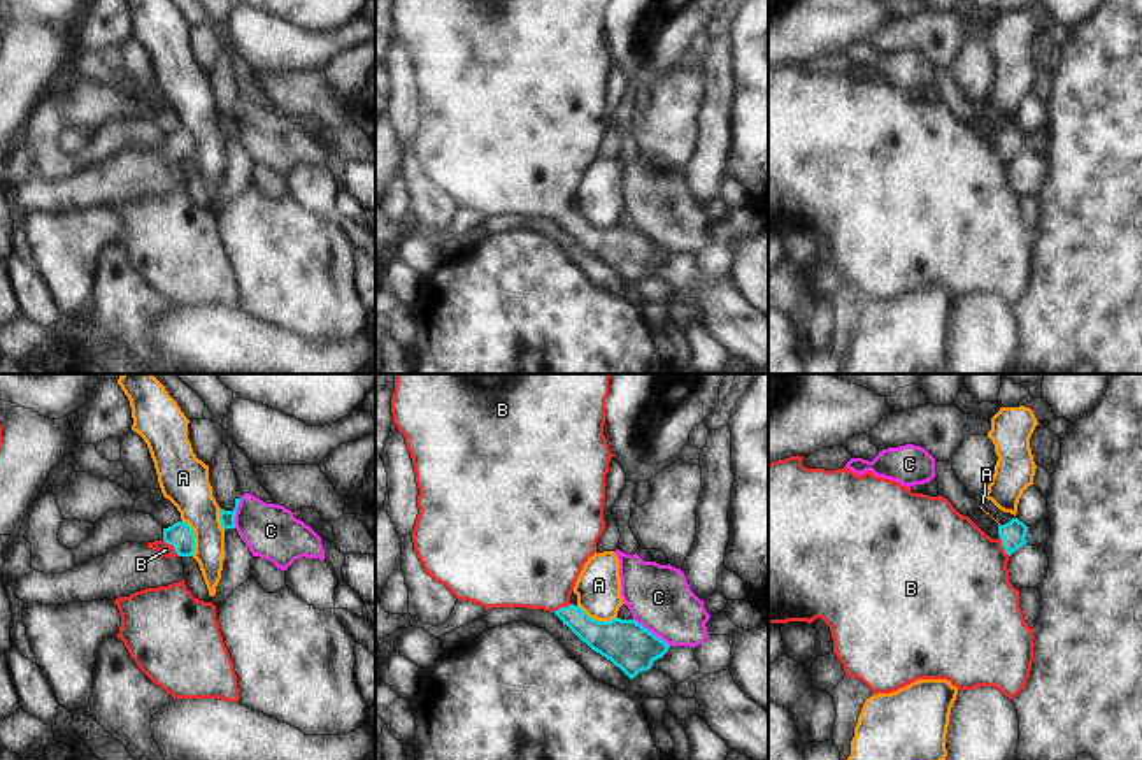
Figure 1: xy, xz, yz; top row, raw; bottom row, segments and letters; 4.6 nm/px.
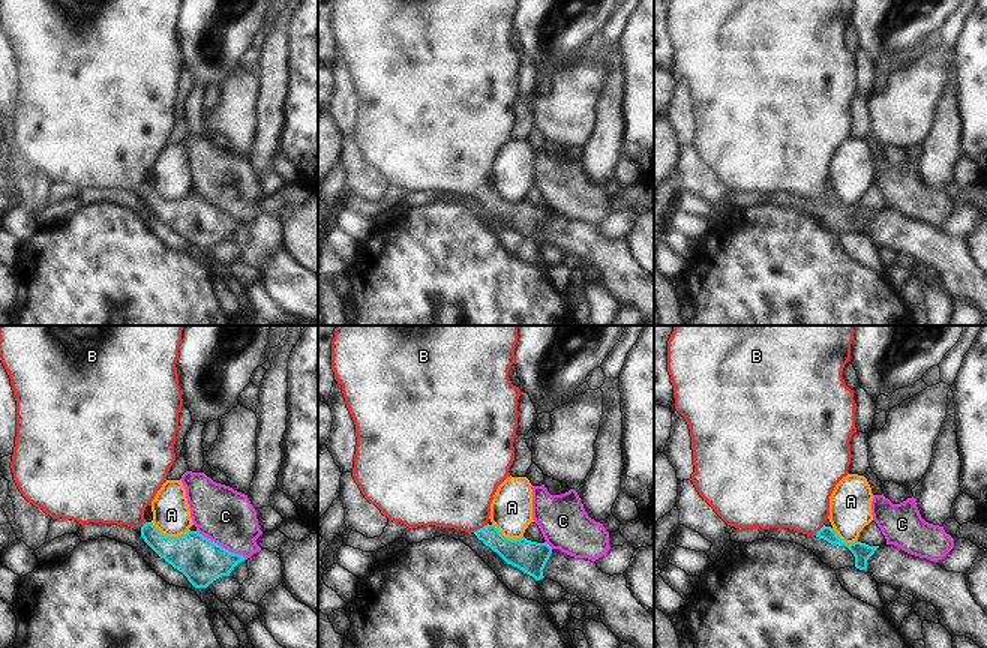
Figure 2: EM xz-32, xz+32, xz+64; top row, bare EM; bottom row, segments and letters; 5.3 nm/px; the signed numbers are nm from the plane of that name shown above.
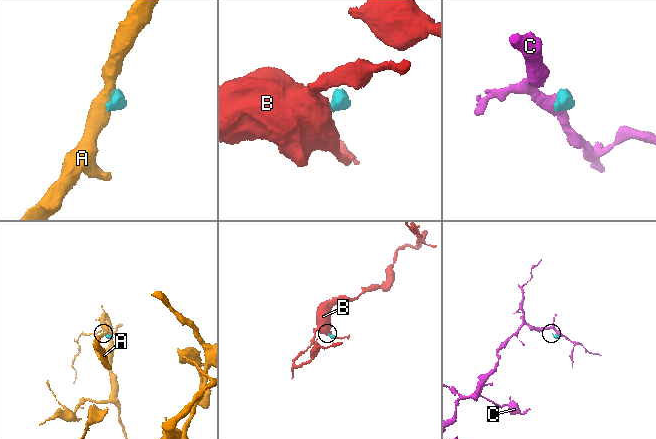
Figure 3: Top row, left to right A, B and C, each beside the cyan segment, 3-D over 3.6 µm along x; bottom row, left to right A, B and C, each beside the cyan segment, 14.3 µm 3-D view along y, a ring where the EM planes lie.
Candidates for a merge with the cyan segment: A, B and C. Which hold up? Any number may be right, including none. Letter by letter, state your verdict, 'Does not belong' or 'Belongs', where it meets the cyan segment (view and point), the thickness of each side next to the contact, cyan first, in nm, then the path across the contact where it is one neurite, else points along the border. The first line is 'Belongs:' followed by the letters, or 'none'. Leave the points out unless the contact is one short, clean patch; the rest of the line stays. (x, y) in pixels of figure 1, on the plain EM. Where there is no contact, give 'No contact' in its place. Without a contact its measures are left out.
Belongs: B
A: Does not belong. Touches cyan at xz (595, 227). Thickness 220 nm (cyan) against 200 nm. Boundary: xz (576, 213), (597, 227), (616, 225)
B: Belongs. Touches cyan at xy (174, 155). Thickness 120 nm (cyan) against 70 nm. Path across: xy (179, 143), (174, 155), (165, 157)
C: Does not belong. Touches cyan at xz (651, 239). Thickness 220 nm (cyan) against 300 nm. Boundary: xz (634, 225), (670, 251).

